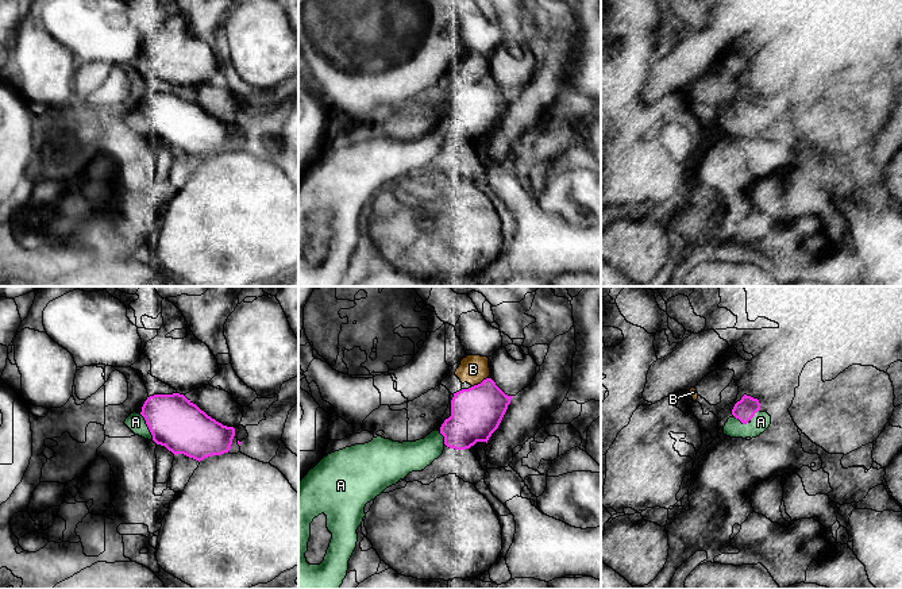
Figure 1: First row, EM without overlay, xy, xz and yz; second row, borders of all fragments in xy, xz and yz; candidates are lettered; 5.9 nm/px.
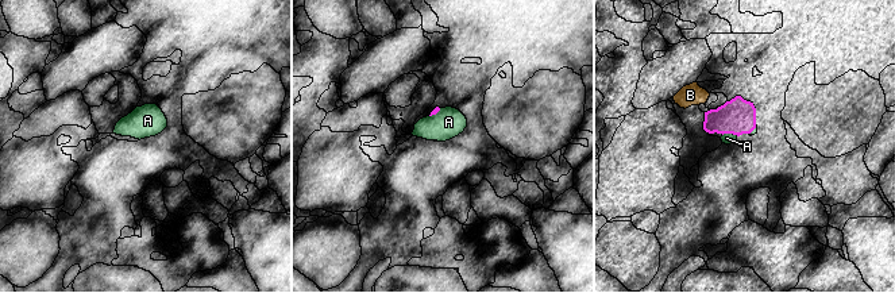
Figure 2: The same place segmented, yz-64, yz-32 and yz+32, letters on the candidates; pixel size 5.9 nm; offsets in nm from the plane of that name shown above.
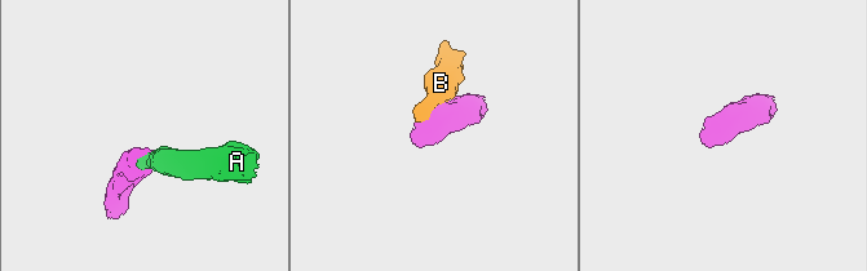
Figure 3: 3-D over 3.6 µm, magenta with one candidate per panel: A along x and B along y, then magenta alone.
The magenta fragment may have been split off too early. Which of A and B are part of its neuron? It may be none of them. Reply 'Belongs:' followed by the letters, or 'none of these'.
Belongs: A

